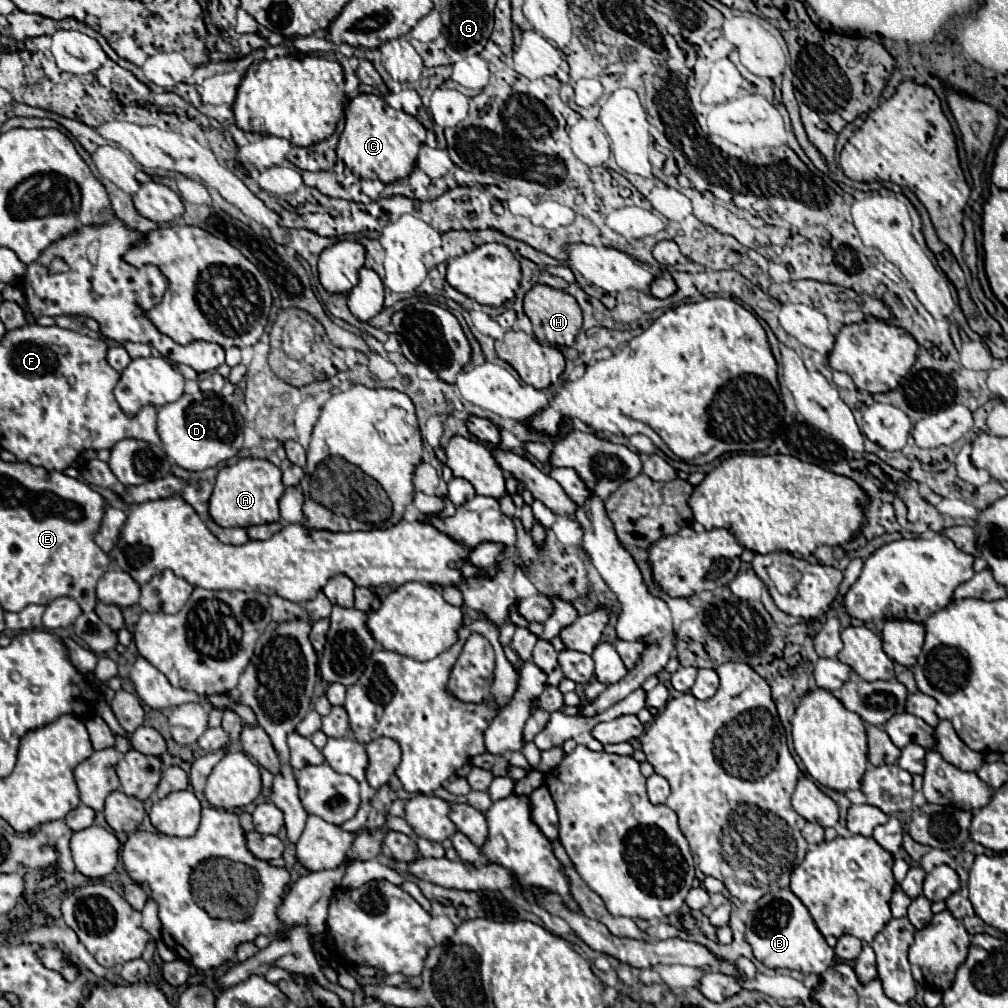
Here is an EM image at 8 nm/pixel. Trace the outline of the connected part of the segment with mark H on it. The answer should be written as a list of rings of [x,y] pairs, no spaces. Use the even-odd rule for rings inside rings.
[[[535,284],[535,288],[531,288],[525,294],[523,306],[525,306],[525,314],[533,322],[533,334],[537,336],[539,342],[553,346],[573,346],[575,336],[581,330],[581,308],[571,294],[563,290],[555,290],[551,286]]]

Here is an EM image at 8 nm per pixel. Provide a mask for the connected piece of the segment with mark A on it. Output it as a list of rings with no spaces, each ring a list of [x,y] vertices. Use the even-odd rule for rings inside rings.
[[[243,458],[233,466],[225,466],[217,474],[217,482],[209,500],[209,516],[223,528],[249,528],[253,524],[277,522],[279,520],[279,498],[285,486],[281,482],[281,470],[269,460]]]

